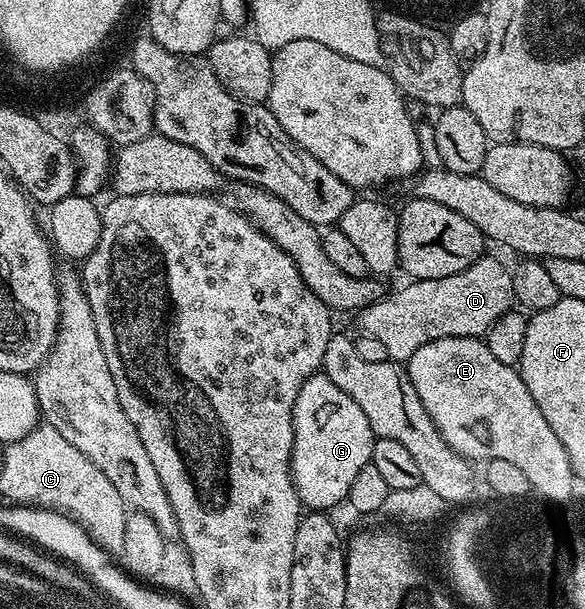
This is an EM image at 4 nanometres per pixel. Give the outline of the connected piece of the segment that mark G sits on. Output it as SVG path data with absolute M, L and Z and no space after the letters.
M318 374L307 378L295 398L293 406L293 449L289 459L289 470L293 474L293 485L302 505L309 510L330 510L337 503L347 501L347 490L351 490L351 482L363 470L363 466L371 463L373 458L374 434L371 422L359 410L352 398L347 398L331 378Z

